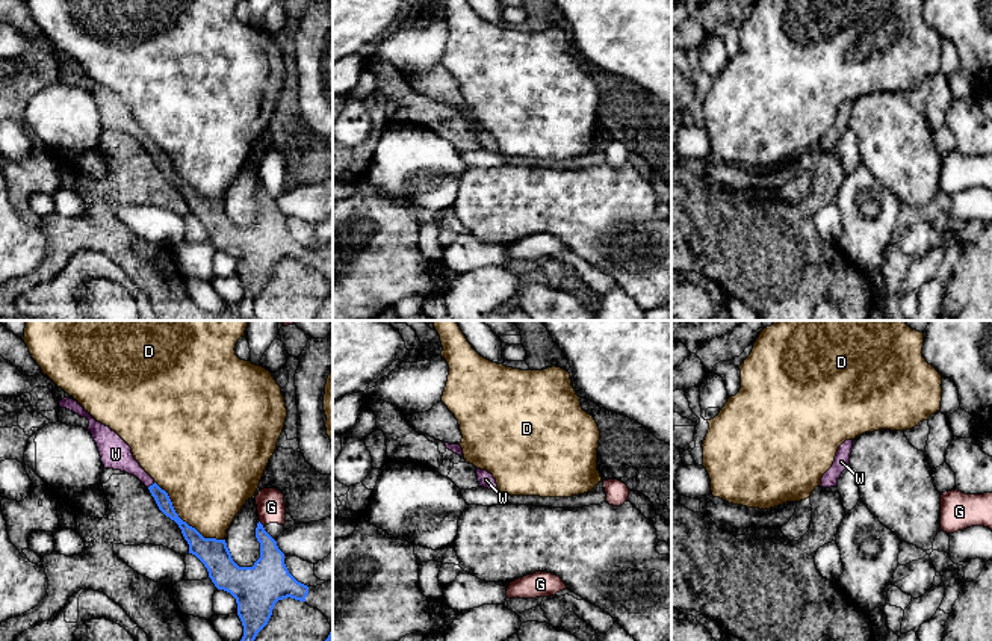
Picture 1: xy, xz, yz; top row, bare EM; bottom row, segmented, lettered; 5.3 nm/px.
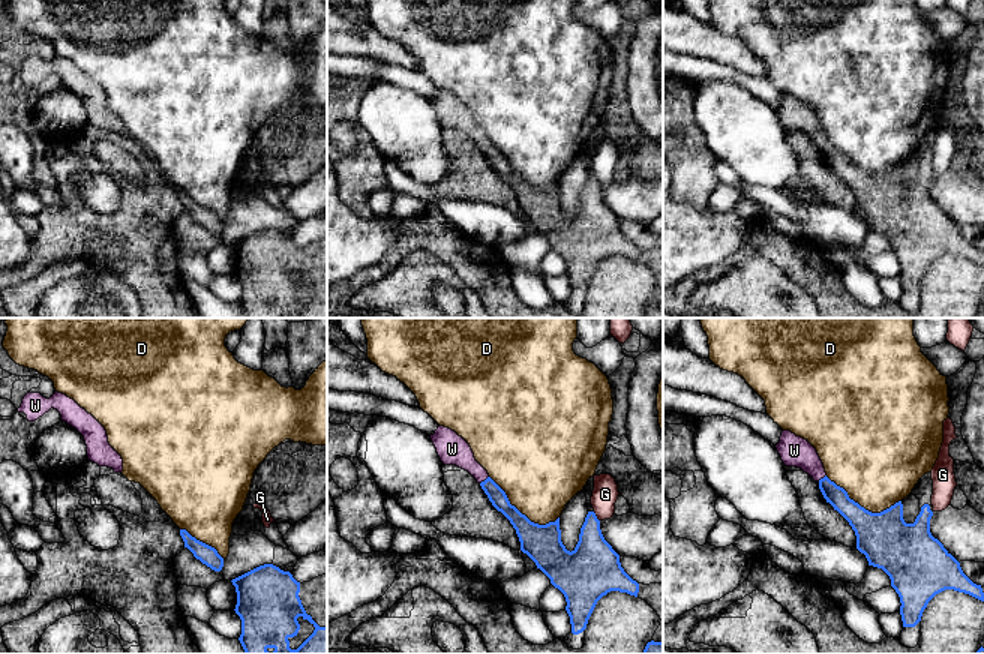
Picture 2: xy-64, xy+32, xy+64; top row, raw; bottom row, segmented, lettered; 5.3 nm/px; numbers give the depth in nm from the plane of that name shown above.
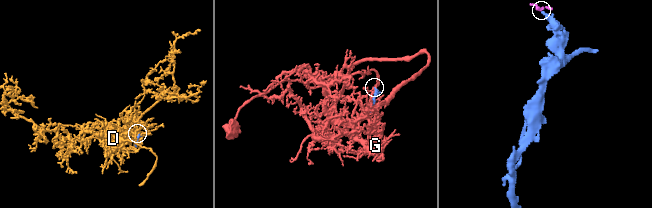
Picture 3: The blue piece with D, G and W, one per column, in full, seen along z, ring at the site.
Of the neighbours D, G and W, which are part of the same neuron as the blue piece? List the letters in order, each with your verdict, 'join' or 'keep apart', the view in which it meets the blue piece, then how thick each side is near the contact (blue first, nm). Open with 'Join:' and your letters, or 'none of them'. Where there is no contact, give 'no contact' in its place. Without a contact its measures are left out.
Join: W
D: keep apart | xy | 160/440 nm
G: keep apart | xy | 170/150 nm
W: join | xy | 80/160 nm

